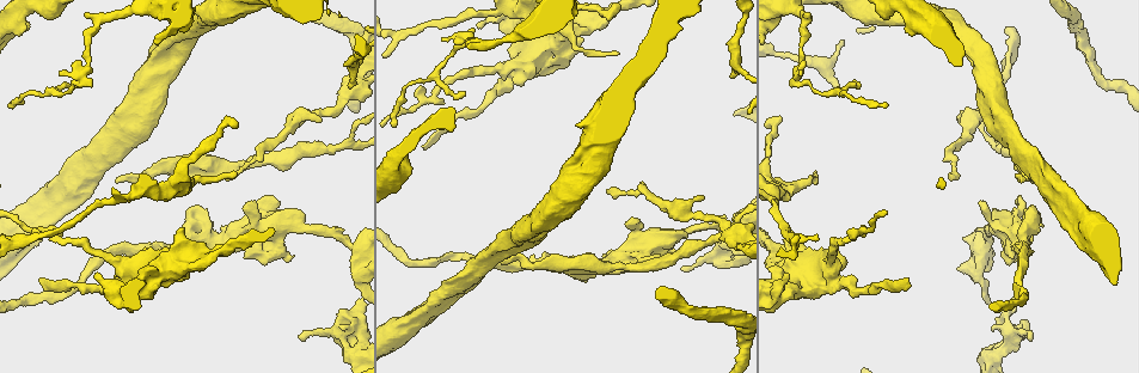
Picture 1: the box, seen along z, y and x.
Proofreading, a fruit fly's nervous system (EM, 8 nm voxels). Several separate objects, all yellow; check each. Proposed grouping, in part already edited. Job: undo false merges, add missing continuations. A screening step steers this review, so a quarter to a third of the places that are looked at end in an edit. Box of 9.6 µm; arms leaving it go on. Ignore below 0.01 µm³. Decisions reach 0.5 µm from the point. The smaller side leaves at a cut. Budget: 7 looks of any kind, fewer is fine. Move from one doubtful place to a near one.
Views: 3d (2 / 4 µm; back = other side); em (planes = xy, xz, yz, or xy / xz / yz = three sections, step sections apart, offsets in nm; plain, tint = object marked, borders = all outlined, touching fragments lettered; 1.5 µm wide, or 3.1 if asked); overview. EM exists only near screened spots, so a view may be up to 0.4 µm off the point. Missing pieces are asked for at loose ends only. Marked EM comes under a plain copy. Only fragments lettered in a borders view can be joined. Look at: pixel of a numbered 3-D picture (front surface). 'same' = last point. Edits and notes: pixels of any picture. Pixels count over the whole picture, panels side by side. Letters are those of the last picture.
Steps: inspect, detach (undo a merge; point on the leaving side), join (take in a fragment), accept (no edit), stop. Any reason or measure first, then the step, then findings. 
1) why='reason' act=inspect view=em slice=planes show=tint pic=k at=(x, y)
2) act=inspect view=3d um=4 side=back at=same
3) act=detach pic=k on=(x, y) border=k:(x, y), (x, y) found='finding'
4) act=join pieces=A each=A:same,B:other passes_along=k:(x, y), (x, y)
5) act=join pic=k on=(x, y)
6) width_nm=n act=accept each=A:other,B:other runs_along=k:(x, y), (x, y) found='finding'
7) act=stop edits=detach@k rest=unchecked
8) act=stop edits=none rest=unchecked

why='an open end' act=inspect view=em slice=yz step=4 show=borders pic=1 at=(951, 175)

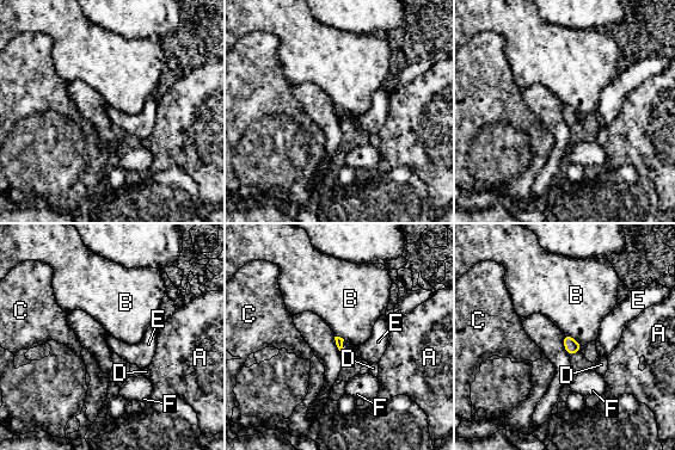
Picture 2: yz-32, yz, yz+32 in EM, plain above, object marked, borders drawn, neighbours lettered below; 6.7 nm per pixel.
act=inspect view=em slice=planes show=borders at=same

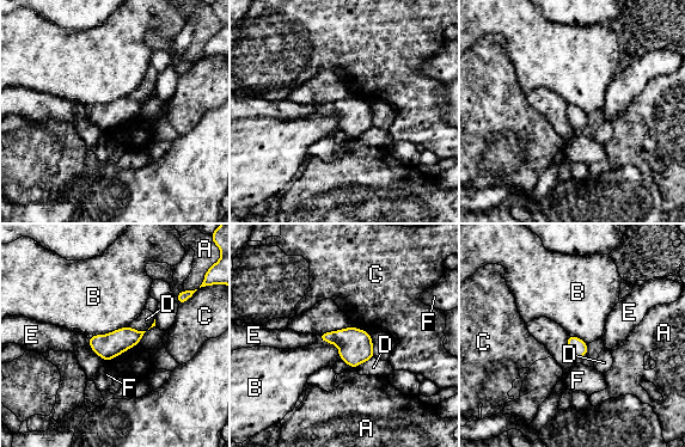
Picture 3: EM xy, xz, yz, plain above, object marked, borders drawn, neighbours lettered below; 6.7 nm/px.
act=accept each=A:other,B:other,C:other,D:other,E:other,F:other border=3:(128, 325), (87, 337) found='no lettered fragment goes on from it'

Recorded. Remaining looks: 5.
act=inspect view=3d um=4 pic=1 at=(680, 212)

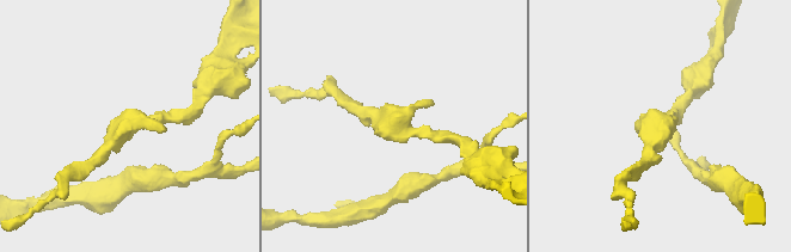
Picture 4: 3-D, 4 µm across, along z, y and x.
why='now the EM' act=inspect view=em slice=planes show=borders pic=4 at=(663, 127)

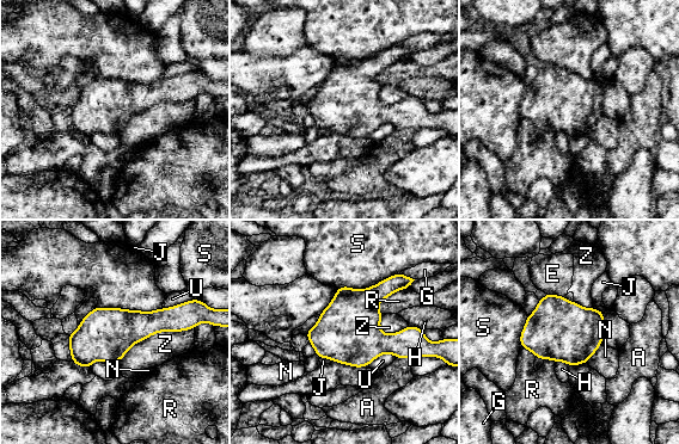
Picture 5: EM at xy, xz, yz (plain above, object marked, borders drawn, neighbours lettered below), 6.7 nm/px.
width_nm=360 act=accept each=A:other,E:other,G:other,H:other,J:other,N:other,R:other,S:other,U:other,Z:other border=5:(194, 327), (156, 332), (117, 363) found='all the same cell'

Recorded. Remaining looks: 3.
why='thick turns thin' act=inspect view=3d um=4 pic=1 at=(1002, 353)

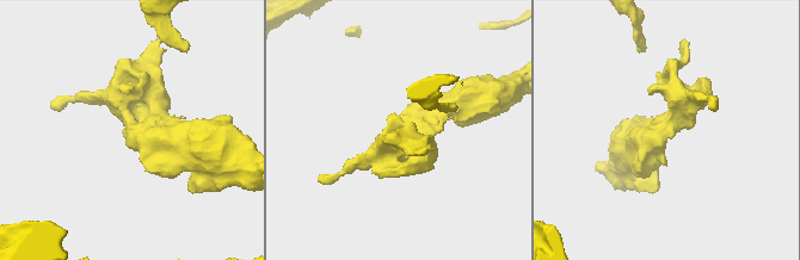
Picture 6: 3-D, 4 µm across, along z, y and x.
arm_widths_nm=320,380 act=inspect view=em slice=xy step=4 show=borders pic=6 at=(132, 131)

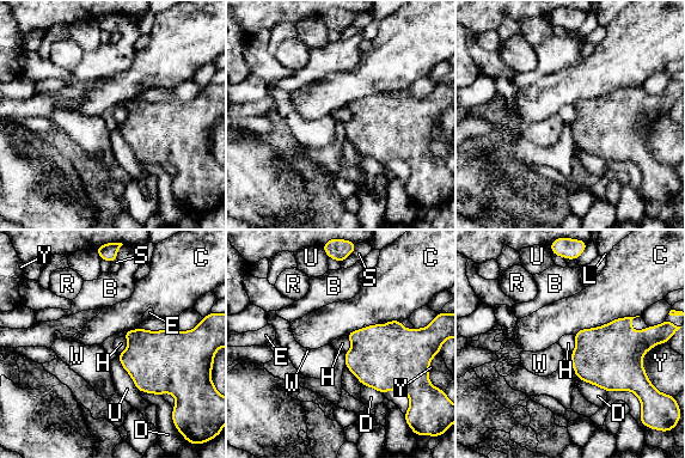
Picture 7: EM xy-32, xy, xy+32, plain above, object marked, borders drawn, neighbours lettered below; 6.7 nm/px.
act=accept each=B:other,C:other,D:other,E:other,H:other,L:other,R:other,S:other,U:other,W:other,Y:other border=7:(659, 343), (641, 361), (650, 382) found='all the same cell'

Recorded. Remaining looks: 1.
act=stop edits=none rest=unchecked

